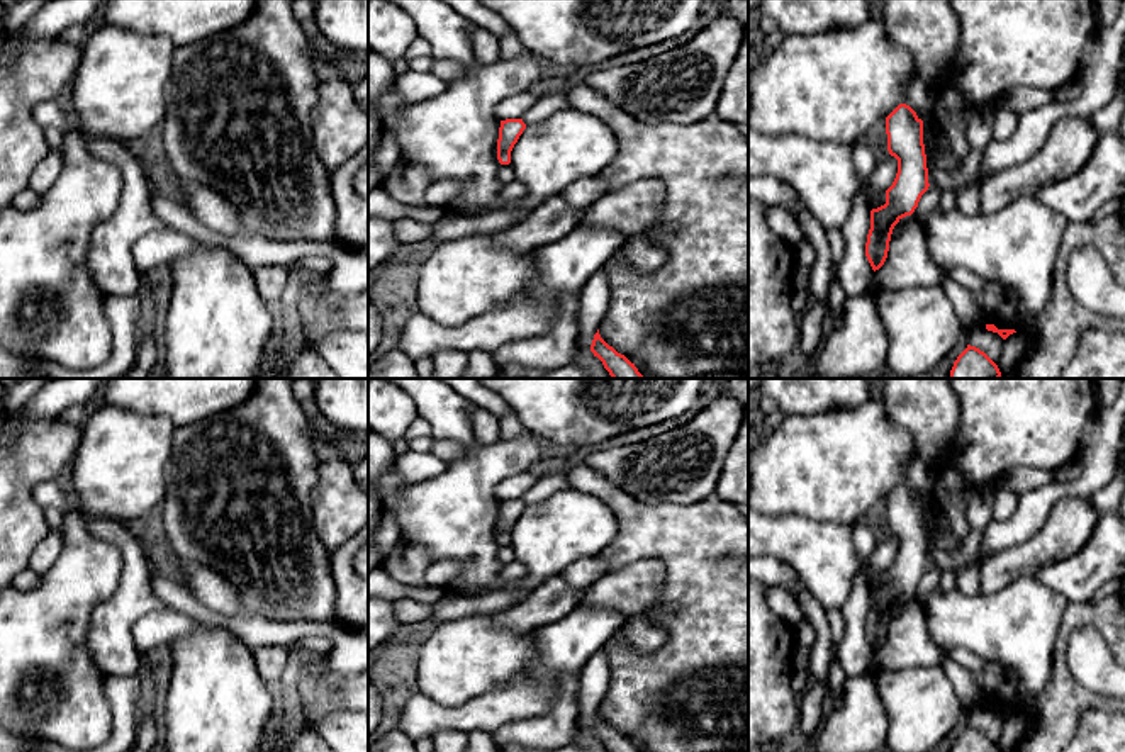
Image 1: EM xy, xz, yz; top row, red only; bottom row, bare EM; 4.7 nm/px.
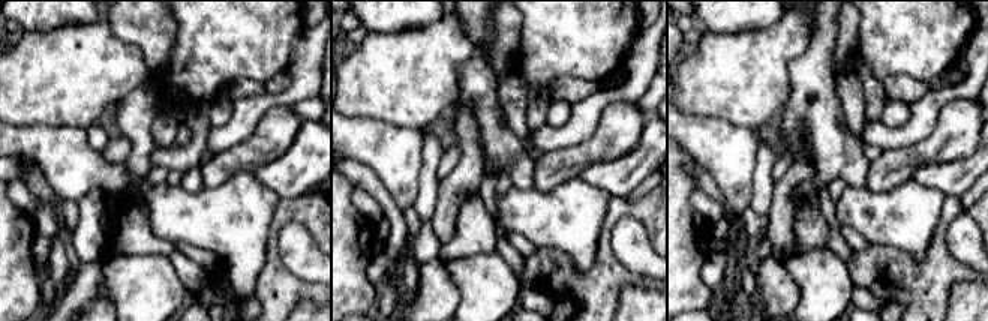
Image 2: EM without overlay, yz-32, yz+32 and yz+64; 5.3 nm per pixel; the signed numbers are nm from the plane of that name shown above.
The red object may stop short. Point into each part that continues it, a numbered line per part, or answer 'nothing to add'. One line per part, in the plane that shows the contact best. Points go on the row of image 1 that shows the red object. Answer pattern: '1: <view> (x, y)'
nothing to add

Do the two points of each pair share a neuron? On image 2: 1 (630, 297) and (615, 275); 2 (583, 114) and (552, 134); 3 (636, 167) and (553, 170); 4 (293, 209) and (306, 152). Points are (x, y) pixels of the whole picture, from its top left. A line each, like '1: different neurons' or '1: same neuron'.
1: different neurons
2: same neuron
3: different neurons
4: different neurons

